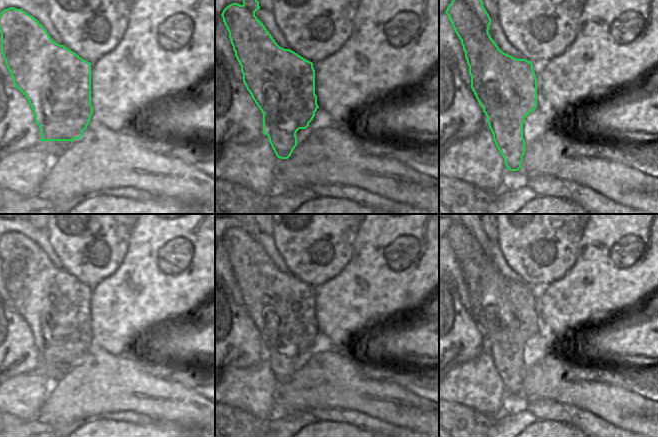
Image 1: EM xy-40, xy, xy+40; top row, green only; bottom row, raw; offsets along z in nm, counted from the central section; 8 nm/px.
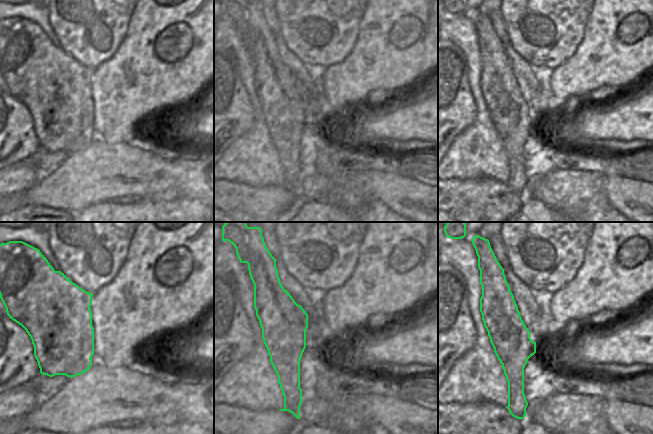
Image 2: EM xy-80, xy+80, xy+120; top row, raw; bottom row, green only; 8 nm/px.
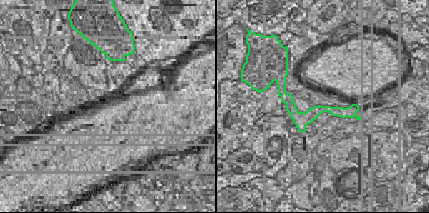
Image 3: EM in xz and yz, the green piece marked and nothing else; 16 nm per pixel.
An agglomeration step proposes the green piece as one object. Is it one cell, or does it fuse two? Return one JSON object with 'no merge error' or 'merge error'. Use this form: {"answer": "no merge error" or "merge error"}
{"answer": "merge error"}

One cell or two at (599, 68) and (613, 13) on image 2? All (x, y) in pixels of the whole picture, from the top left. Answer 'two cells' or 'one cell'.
one cell

